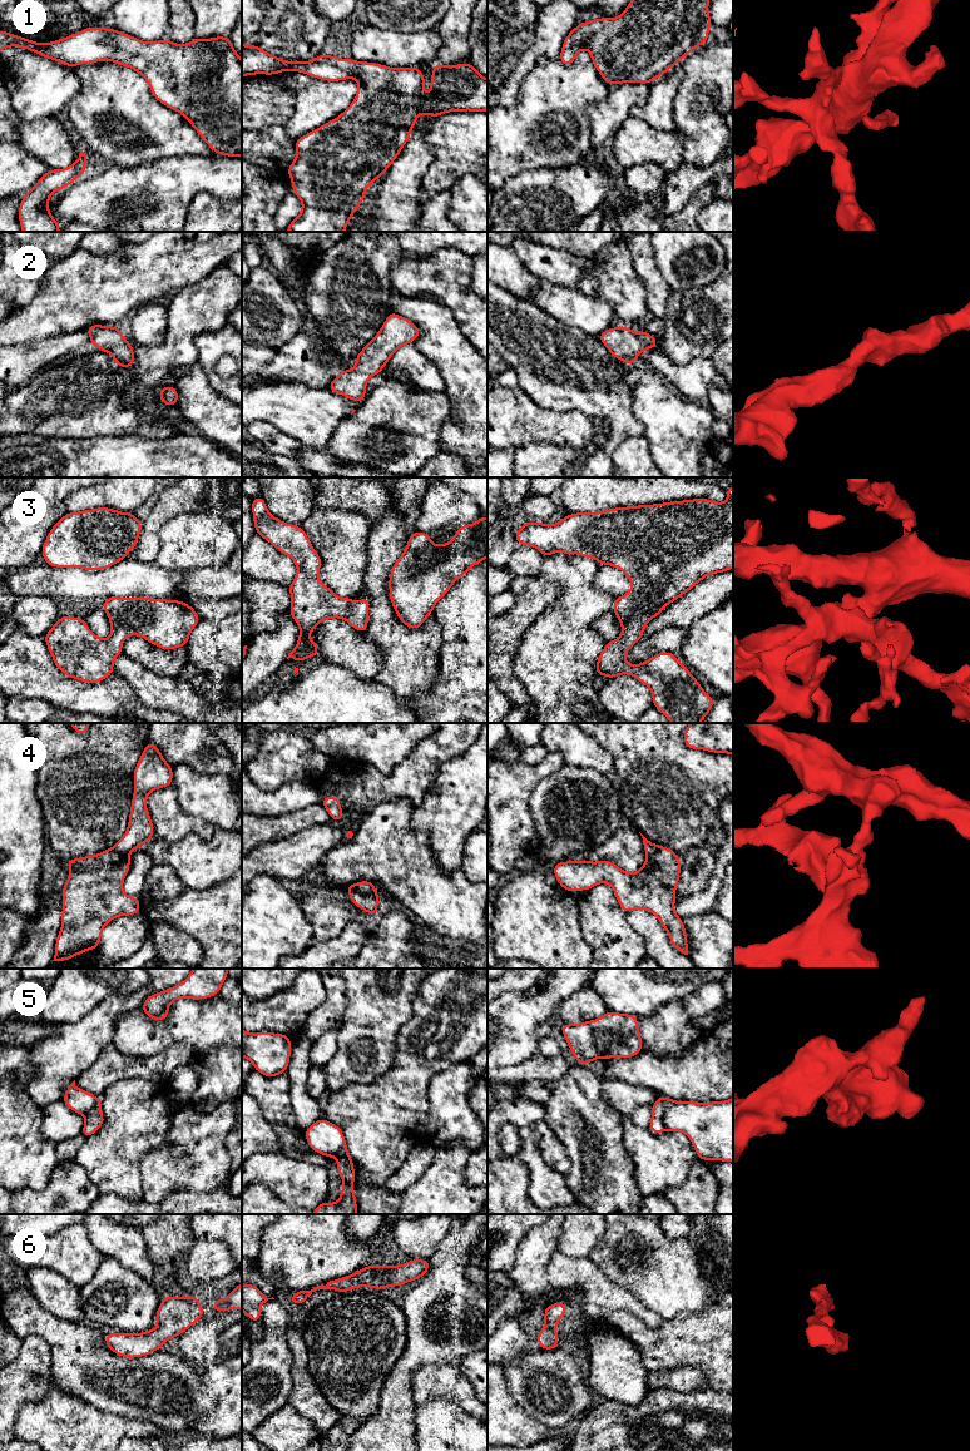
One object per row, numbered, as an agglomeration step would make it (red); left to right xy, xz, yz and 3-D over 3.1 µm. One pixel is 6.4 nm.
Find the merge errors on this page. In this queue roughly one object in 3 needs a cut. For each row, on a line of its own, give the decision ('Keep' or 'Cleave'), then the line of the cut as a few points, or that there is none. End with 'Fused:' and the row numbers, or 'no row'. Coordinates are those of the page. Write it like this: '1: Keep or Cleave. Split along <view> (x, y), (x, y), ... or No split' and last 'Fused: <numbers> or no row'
1: Keep. No split
2: Keep. No split
3: Keep. No split
4: Cleave. Split along xz (355, 884), (362, 892), (377, 897)
5: Cleave. Split along yz (667, 1098), (663, 1129)
6: Keep. No split
Fused: 4, 5

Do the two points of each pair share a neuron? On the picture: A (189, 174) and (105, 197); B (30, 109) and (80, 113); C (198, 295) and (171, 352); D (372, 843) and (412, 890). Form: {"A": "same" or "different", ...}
{"A": "same", "B": "different", "C": "same", "D": "same"}

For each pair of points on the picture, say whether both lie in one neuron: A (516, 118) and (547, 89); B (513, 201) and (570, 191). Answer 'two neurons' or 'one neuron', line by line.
A: one neuron
B: one neuron

